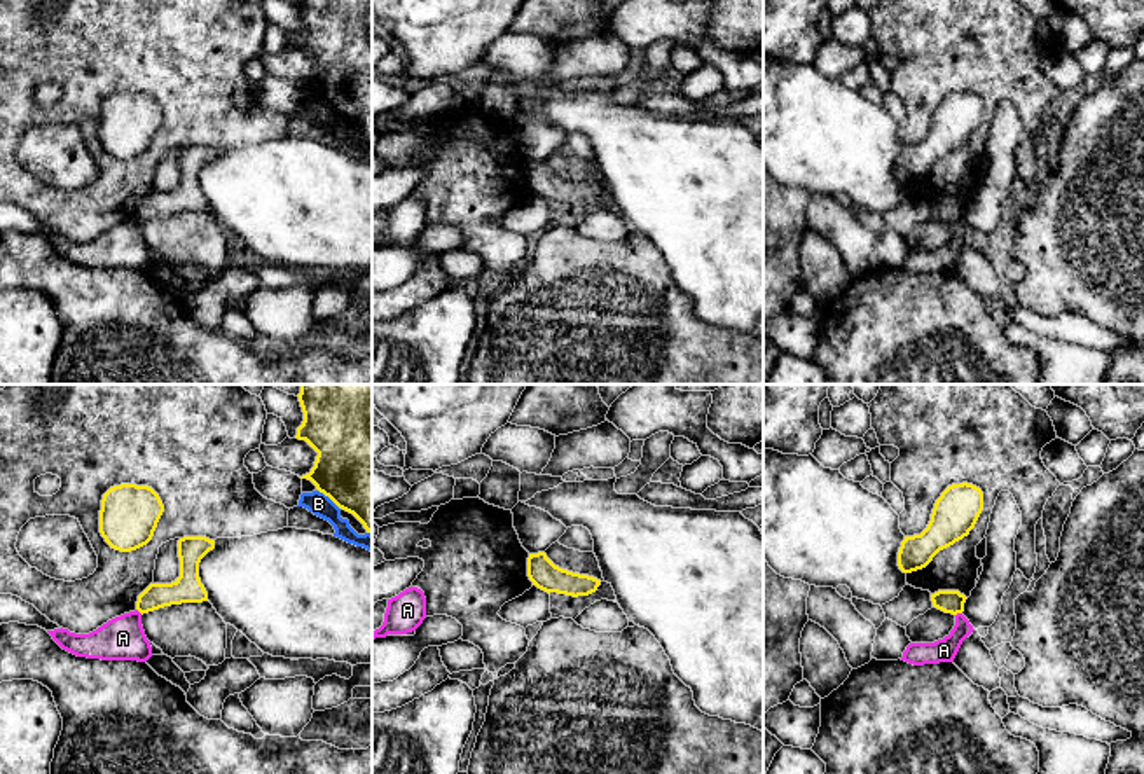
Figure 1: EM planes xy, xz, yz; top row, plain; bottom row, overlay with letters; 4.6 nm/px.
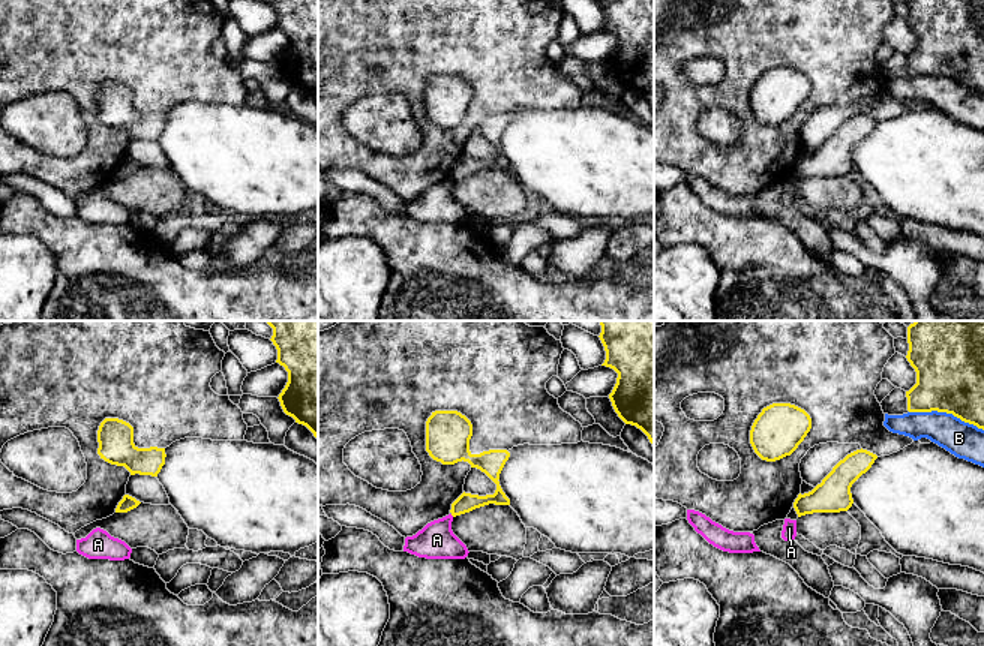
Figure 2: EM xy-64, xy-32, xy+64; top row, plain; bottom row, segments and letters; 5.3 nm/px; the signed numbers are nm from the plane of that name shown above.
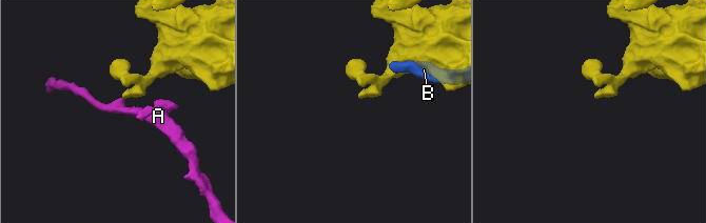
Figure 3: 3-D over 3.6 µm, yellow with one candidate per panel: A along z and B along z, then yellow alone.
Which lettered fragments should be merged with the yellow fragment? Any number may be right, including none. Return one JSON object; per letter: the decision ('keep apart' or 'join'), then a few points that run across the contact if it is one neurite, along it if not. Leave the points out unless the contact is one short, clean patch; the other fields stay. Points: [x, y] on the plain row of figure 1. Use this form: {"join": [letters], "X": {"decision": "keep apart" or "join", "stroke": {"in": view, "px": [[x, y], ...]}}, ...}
{"join": [], "A": {"decision": "keep apart", "stroke": {"in": "yz", "px": [[961, 221], [956, 224]]}}, "B": {"decision": "keep apart"}}

